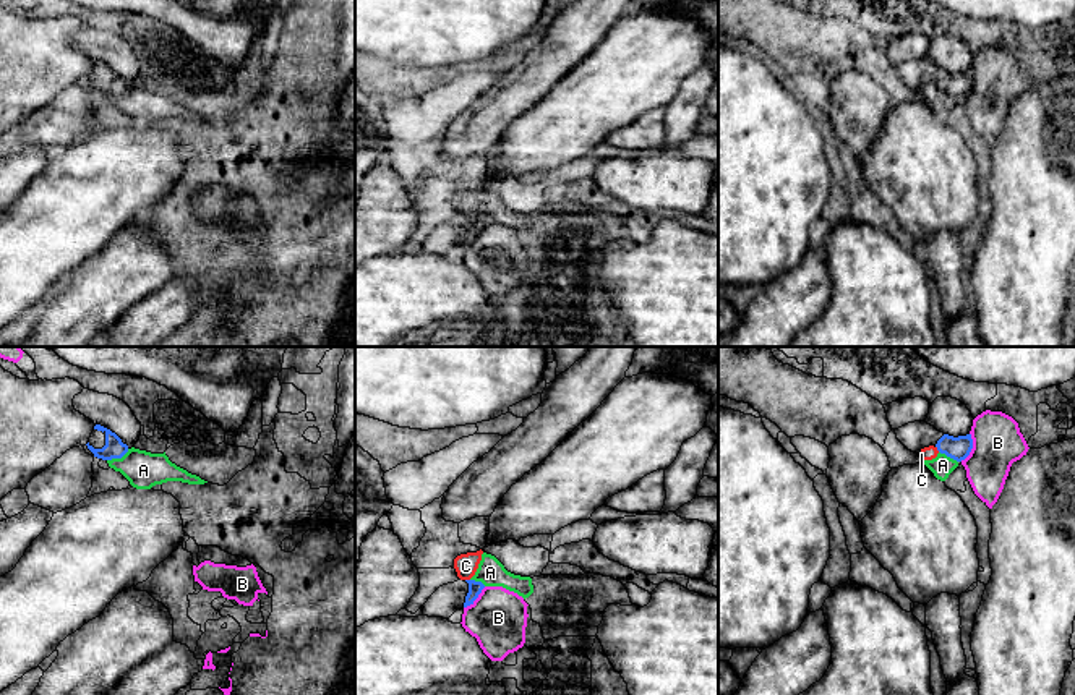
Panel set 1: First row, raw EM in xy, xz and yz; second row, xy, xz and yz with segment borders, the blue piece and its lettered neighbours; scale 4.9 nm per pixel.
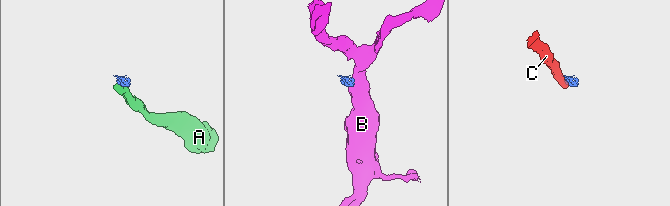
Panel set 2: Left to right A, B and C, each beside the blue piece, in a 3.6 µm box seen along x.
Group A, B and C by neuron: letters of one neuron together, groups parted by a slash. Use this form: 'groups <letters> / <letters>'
groups A C / B

